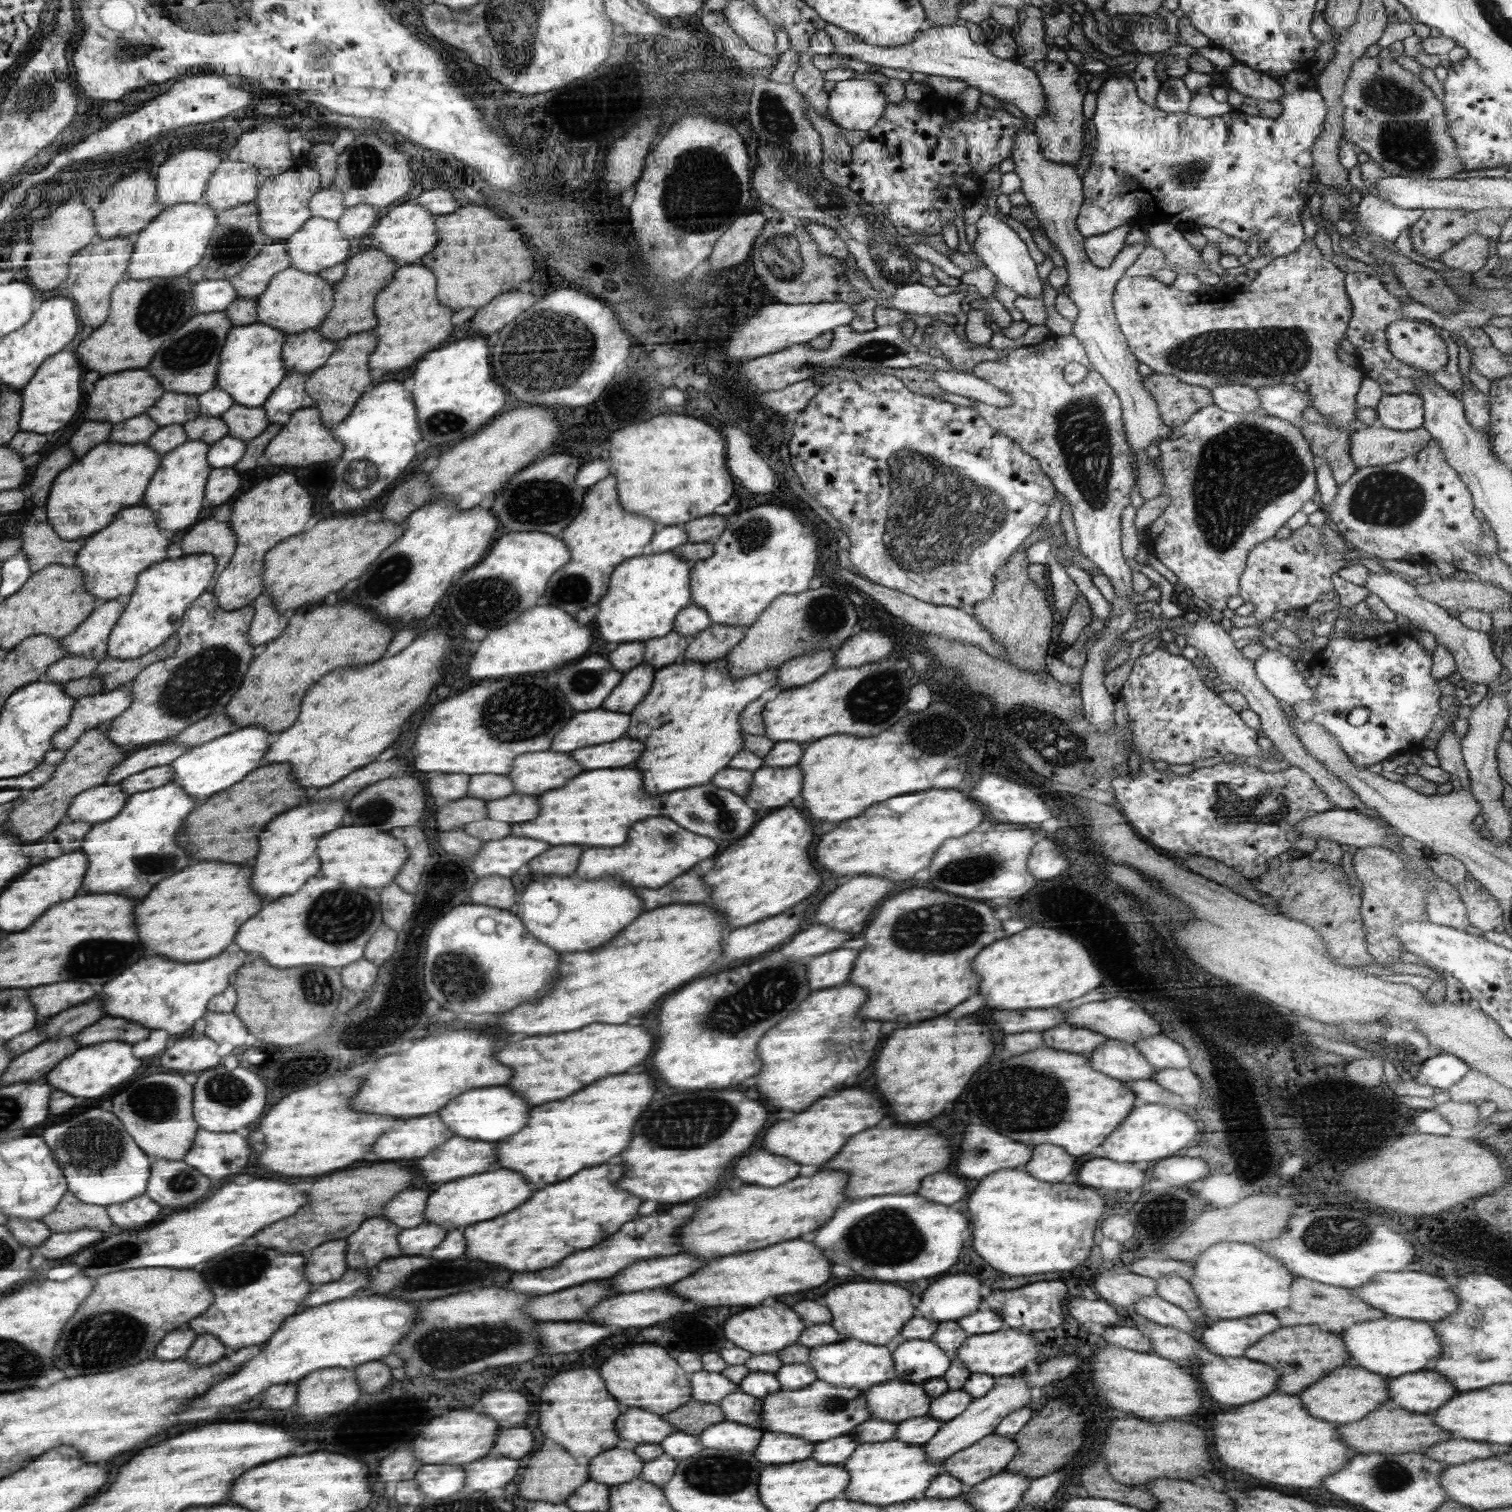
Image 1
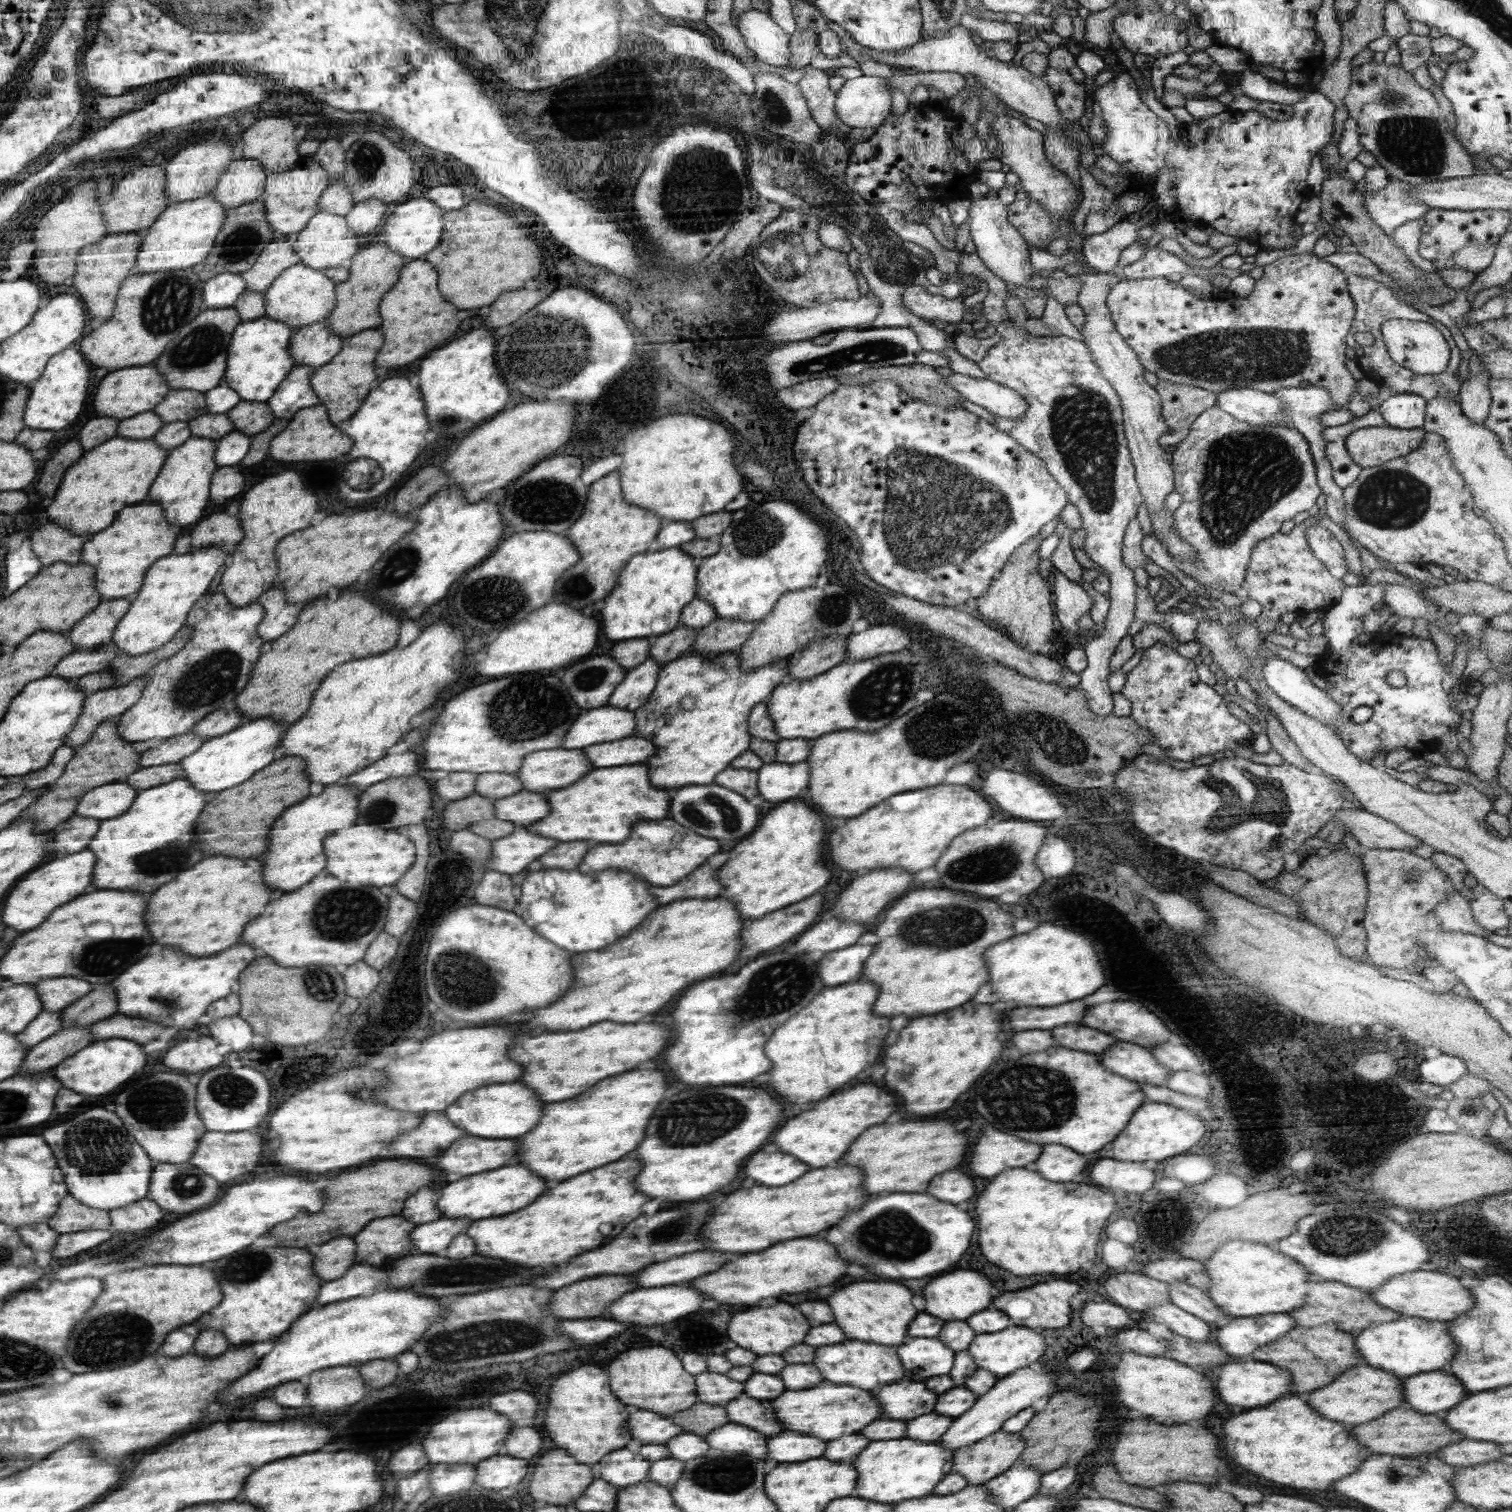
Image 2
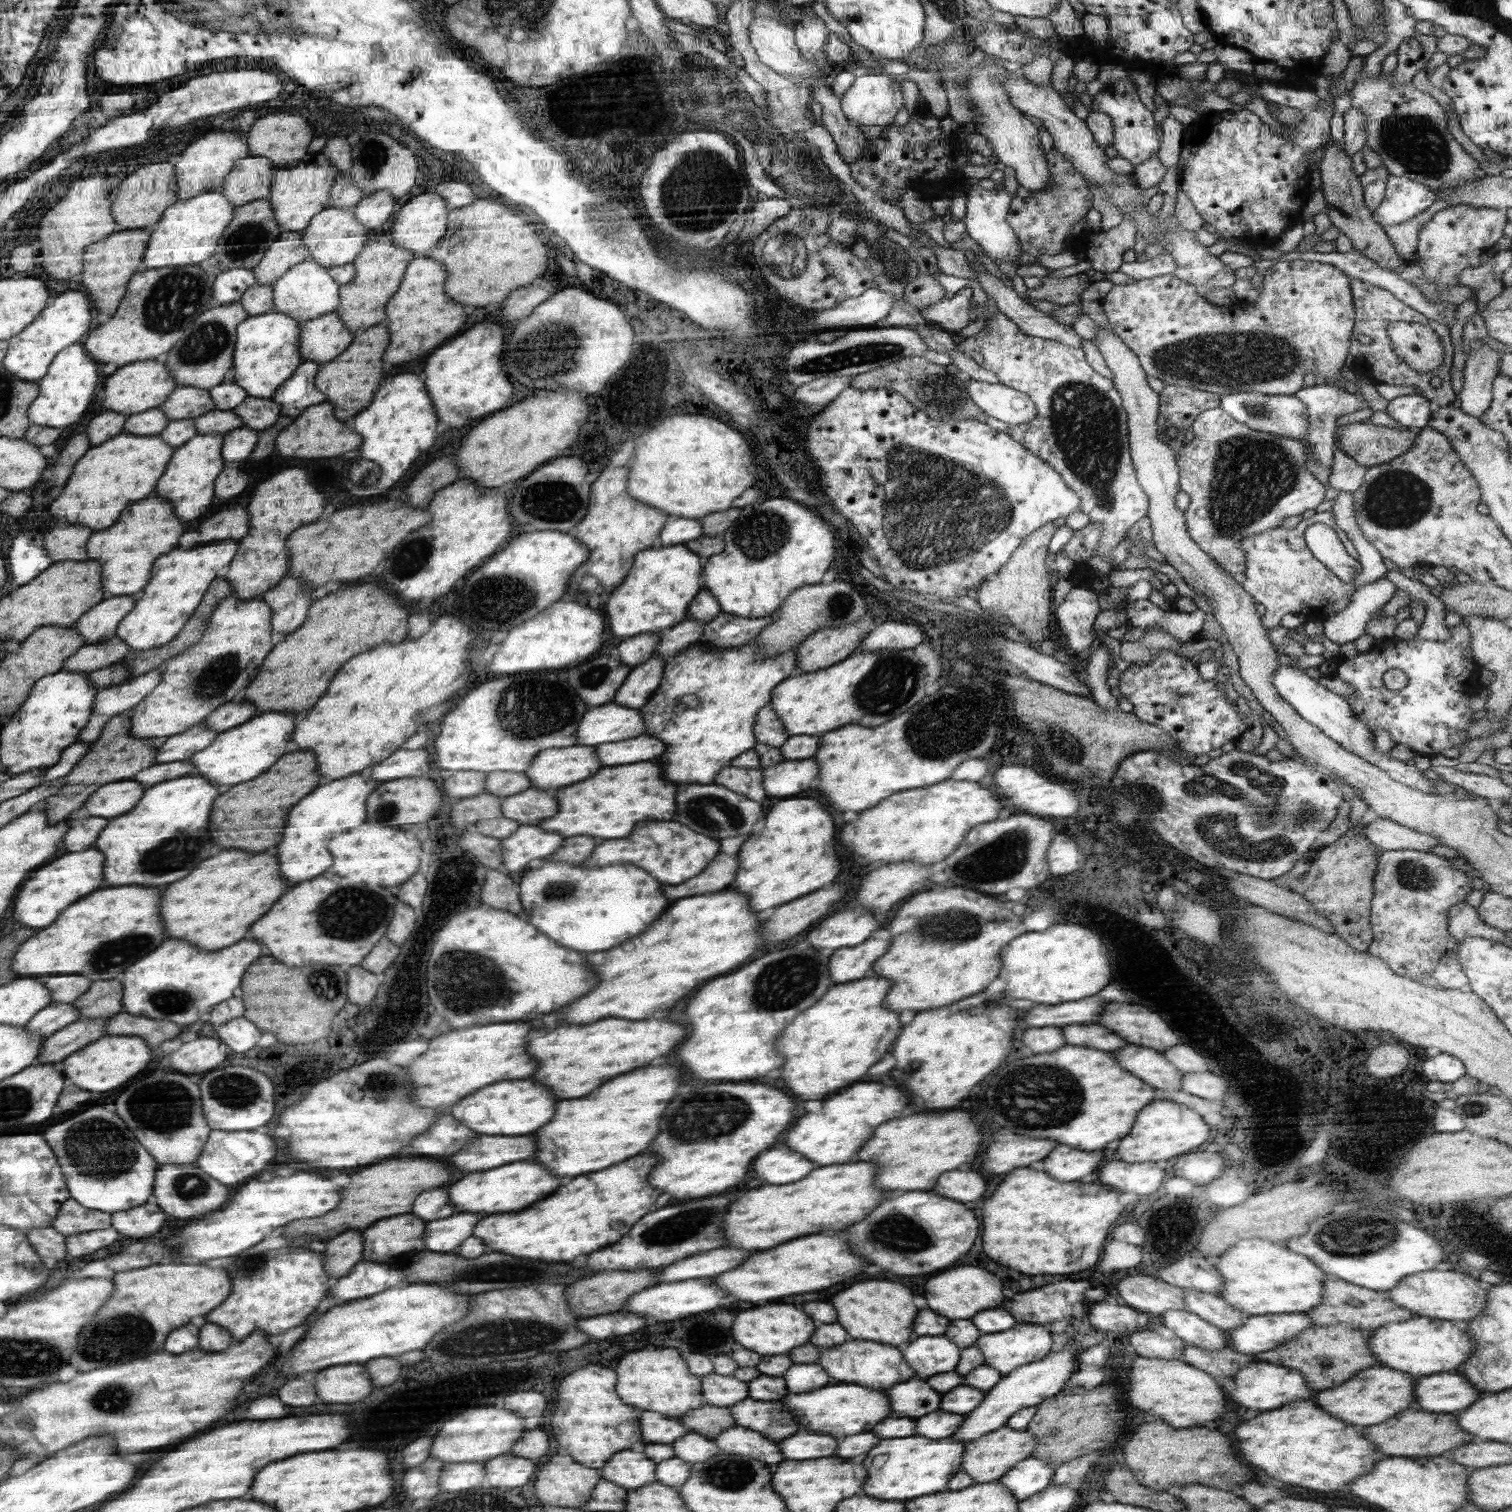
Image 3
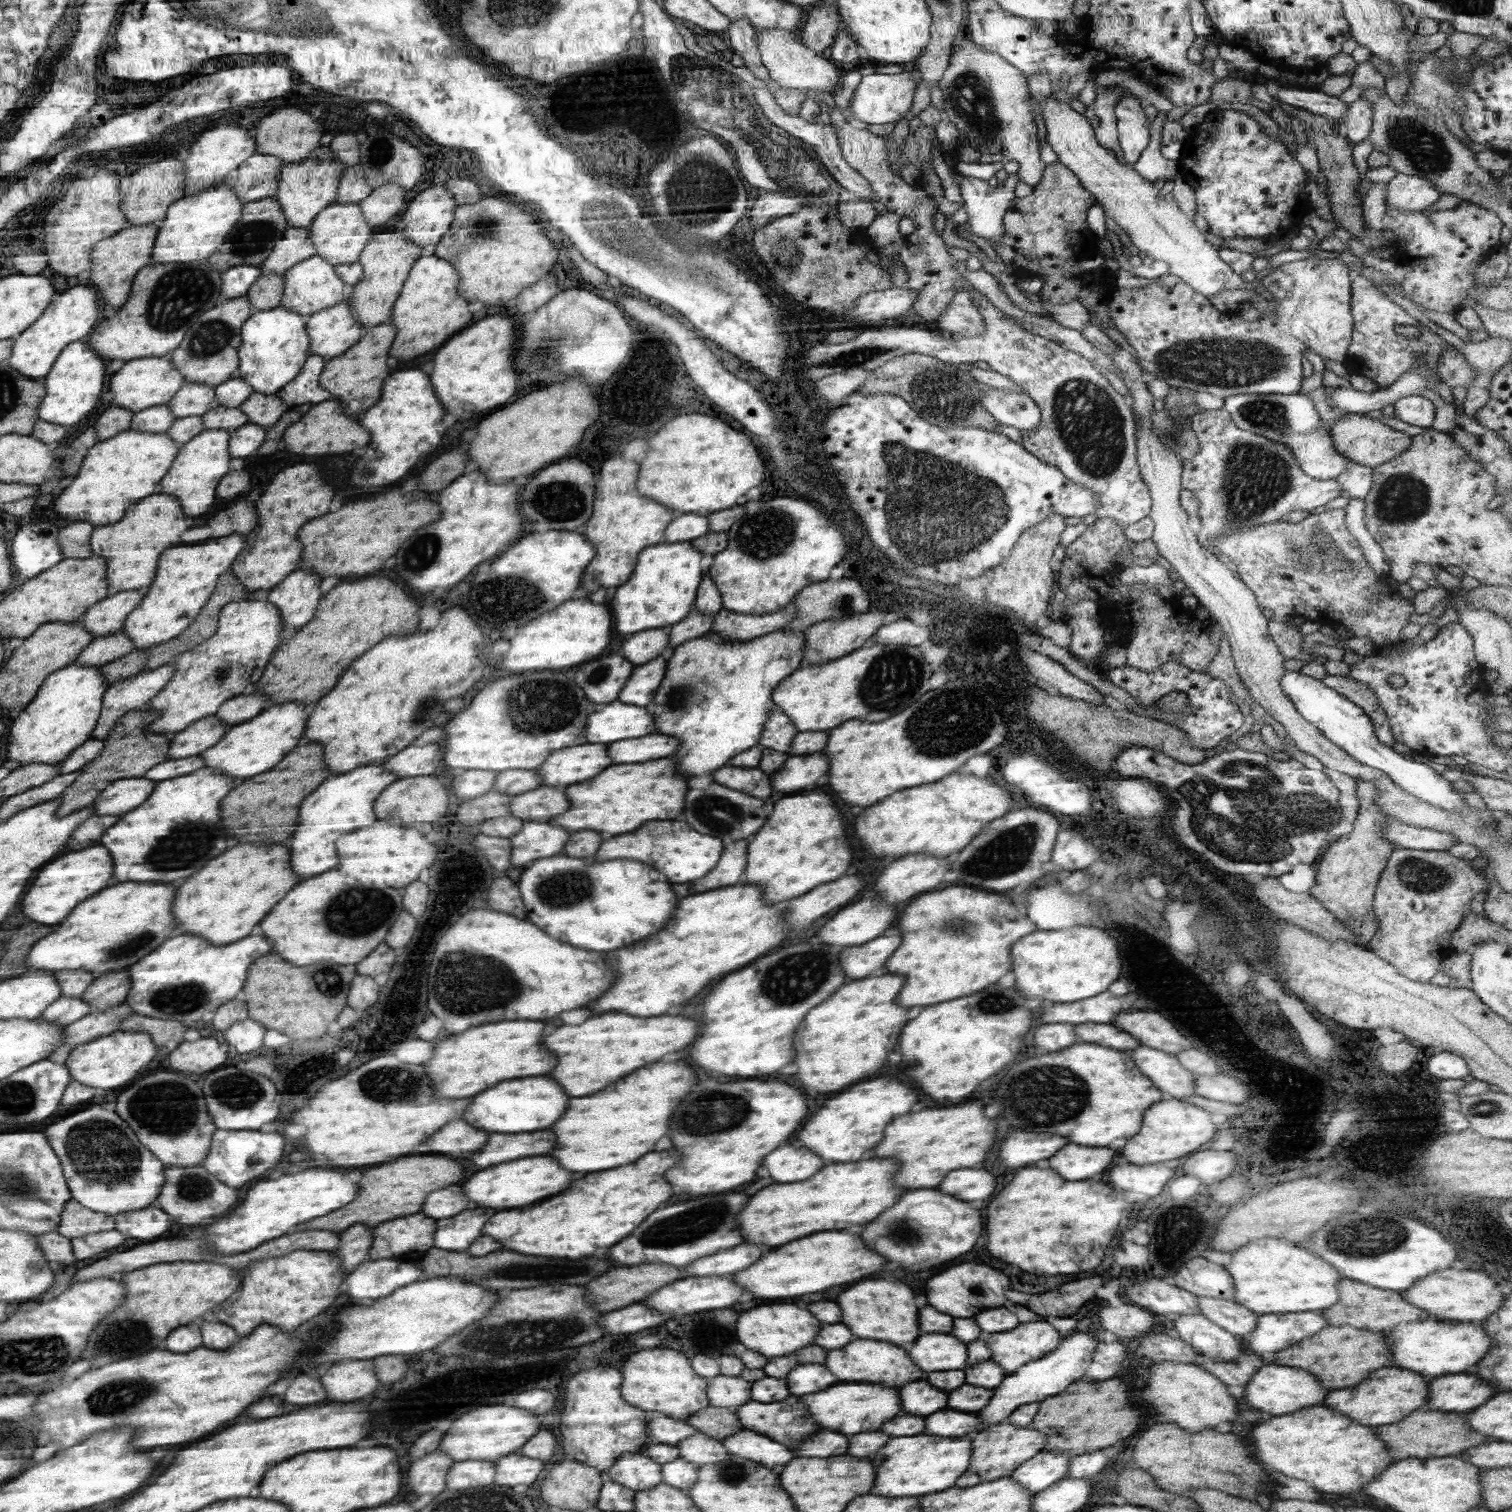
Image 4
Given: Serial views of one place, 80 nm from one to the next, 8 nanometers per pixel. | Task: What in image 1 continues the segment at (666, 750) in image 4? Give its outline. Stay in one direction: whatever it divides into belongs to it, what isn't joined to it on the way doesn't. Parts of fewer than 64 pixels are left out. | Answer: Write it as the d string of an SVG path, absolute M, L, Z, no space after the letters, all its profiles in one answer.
M620 738L618 742L606 742L602 746L586 746L582 750L576 750L574 758L578 758L578 762L586 766L586 770L622 768L636 762L644 750L646 748L642 742Z

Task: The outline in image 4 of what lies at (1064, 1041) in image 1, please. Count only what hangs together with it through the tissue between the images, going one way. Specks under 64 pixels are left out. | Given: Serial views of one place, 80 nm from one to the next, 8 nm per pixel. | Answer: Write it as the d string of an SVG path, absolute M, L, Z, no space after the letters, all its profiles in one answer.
M1082 1024L1076 1026L1076 1034L1082 1042L1094 1042L1118 1050L1132 1050L1141 1045L1135 1036L1112 1024Z

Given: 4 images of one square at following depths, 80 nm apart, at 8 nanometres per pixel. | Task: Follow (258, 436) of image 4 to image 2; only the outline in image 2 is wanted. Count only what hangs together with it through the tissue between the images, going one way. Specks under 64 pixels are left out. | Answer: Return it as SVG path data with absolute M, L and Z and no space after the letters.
M236 430L217 440L217 465L219 467L239 467L240 462L252 448L252 440L253 437L250 435Z

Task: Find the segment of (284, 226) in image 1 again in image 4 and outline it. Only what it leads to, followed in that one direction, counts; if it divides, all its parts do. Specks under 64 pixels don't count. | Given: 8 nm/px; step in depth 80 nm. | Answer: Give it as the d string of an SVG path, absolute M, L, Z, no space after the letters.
M319 146L316 154L300 163L287 163L281 167L280 185L274 198L281 203L290 227L308 229L317 214L335 202L345 167L337 154L326 146Z

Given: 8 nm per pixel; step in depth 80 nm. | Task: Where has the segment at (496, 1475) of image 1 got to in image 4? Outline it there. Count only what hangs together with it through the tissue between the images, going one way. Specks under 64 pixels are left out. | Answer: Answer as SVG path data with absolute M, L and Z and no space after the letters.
M512 1453L499 1458L495 1463L497 1469L496 1481L499 1485L514 1486L516 1484L532 1484L544 1474L544 1461L528 1458L526 1455Z

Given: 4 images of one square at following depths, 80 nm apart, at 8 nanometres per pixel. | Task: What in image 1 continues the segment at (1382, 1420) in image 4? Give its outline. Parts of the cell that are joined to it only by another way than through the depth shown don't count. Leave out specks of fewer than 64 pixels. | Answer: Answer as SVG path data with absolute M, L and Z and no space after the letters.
M1348 1364L1326 1373L1318 1380L1318 1384L1309 1386L1300 1394L1300 1400L1306 1406L1306 1410L1310 1410L1310 1414L1314 1414L1316 1418L1336 1422L1336 1424L1350 1424L1350 1422L1362 1420L1372 1410L1388 1402L1390 1394L1388 1394L1386 1382L1388 1380L1380 1374L1374 1374L1363 1366Z

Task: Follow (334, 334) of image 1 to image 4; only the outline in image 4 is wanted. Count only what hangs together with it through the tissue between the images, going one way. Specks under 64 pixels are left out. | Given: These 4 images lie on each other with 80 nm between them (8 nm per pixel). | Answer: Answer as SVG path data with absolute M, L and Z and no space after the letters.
M398 228L374 234L360 257L359 264L363 268L364 276L358 284L352 286L353 291L348 295L353 314L357 316L359 323L368 328L382 322L390 322L392 307L400 295L412 265L421 258L422 249L423 246L414 245Z

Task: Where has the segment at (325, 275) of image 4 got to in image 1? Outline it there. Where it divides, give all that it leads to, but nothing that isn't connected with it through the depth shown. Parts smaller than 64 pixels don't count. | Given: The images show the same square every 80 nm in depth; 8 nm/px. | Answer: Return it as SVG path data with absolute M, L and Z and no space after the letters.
M290 267L273 277L265 292L256 298L257 322L278 327L287 336L318 329L334 306L333 285L319 274Z

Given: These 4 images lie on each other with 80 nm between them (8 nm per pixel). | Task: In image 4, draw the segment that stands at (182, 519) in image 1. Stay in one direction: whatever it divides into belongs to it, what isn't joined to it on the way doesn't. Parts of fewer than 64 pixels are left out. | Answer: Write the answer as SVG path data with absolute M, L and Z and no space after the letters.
M204 429L198 436L190 442L181 445L181 450L173 462L172 468L166 473L164 480L161 481L161 490L164 494L173 494L186 506L186 514L200 516L212 508L216 502L216 486L219 480L231 471L230 460L232 452L229 450L229 440L232 431L216 429Z

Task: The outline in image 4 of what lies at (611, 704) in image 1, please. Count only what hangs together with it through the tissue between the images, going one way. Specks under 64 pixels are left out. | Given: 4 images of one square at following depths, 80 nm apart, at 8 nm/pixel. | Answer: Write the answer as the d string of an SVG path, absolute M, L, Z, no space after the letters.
M656 657L653 661L637 665L628 684L621 690L620 702L648 706L666 672L667 659Z

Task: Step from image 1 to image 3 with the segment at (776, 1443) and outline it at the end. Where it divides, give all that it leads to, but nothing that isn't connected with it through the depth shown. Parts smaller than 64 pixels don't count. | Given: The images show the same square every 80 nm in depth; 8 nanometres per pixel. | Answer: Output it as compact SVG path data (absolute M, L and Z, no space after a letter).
M802 1430L802 1434L794 1434L794 1438L786 1438L786 1442L778 1442L780 1452L786 1458L808 1460L808 1458L826 1458L836 1452L838 1440L826 1434L814 1434Z

